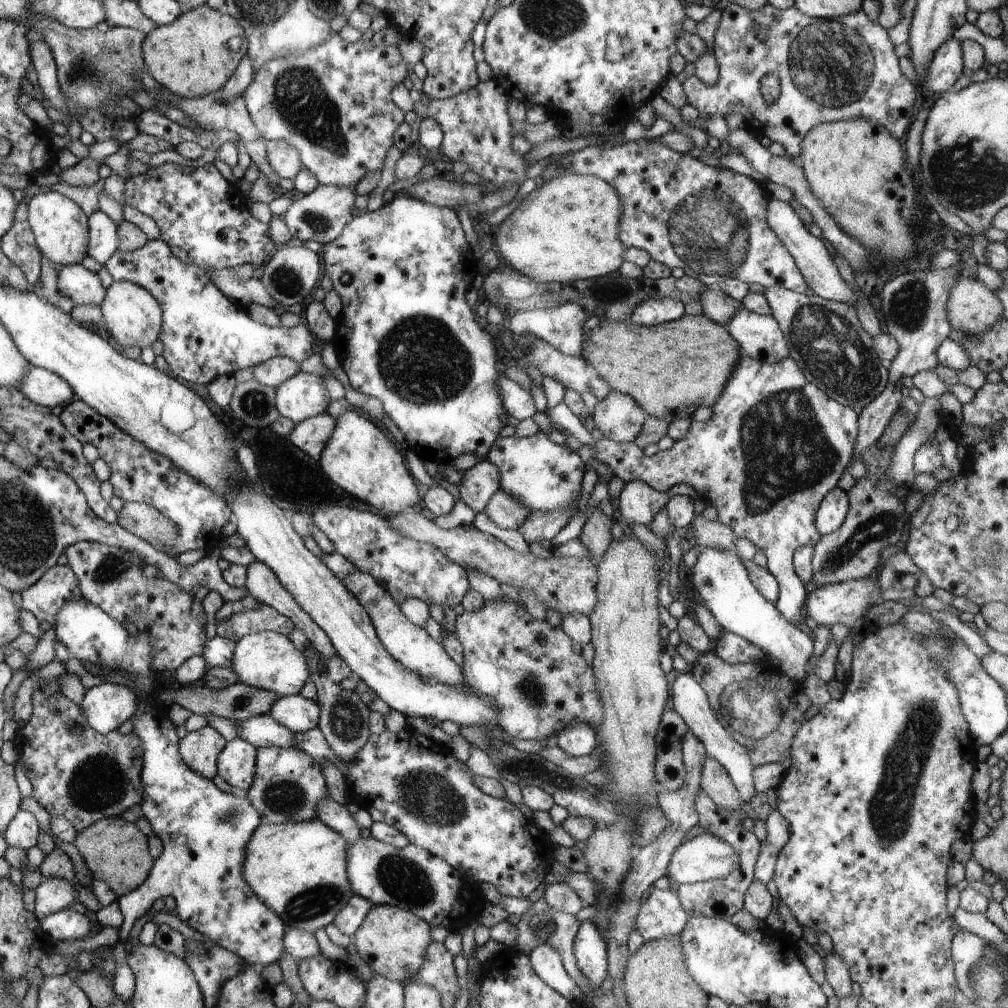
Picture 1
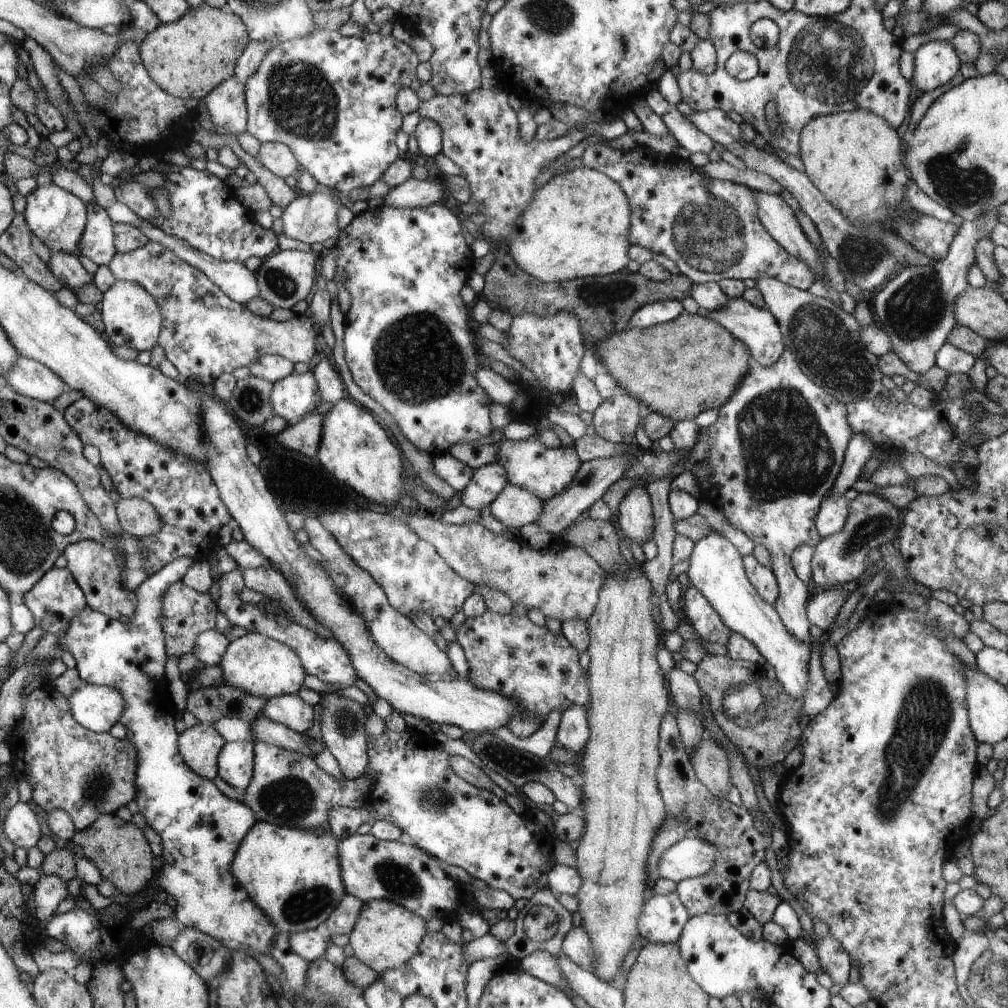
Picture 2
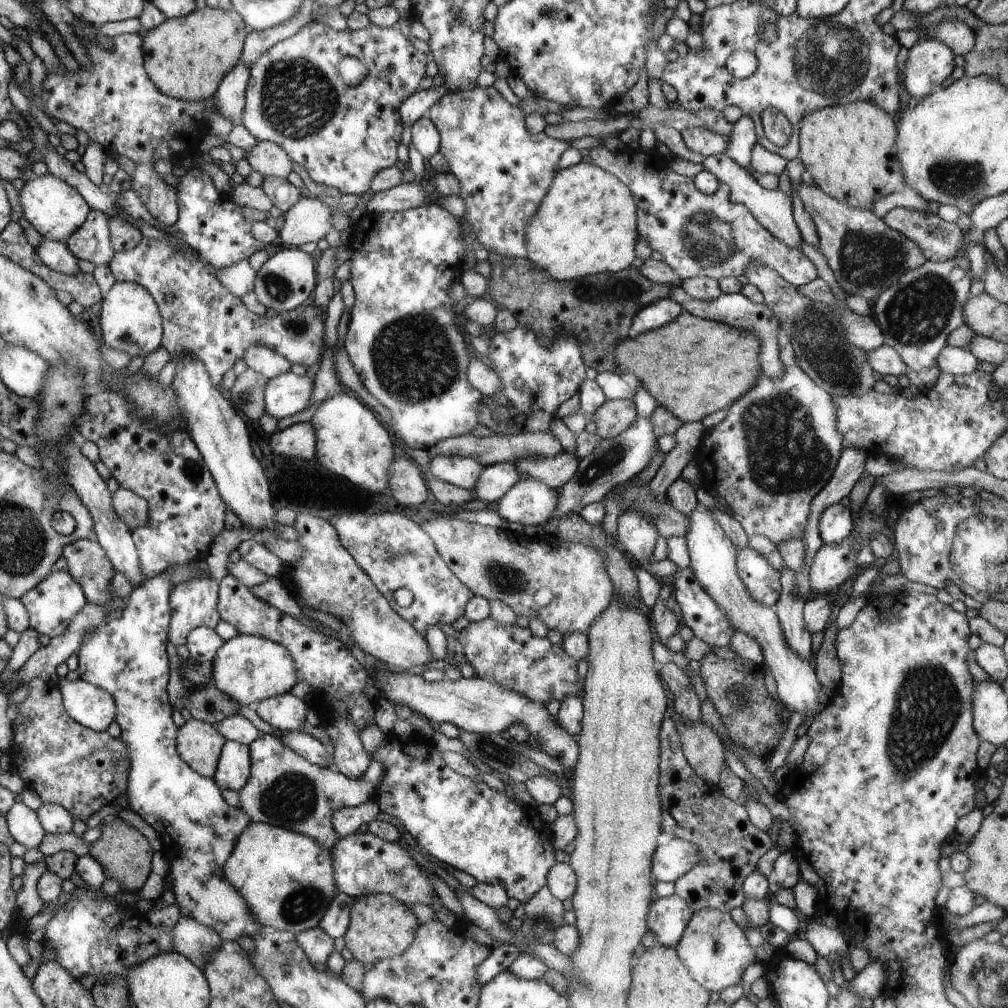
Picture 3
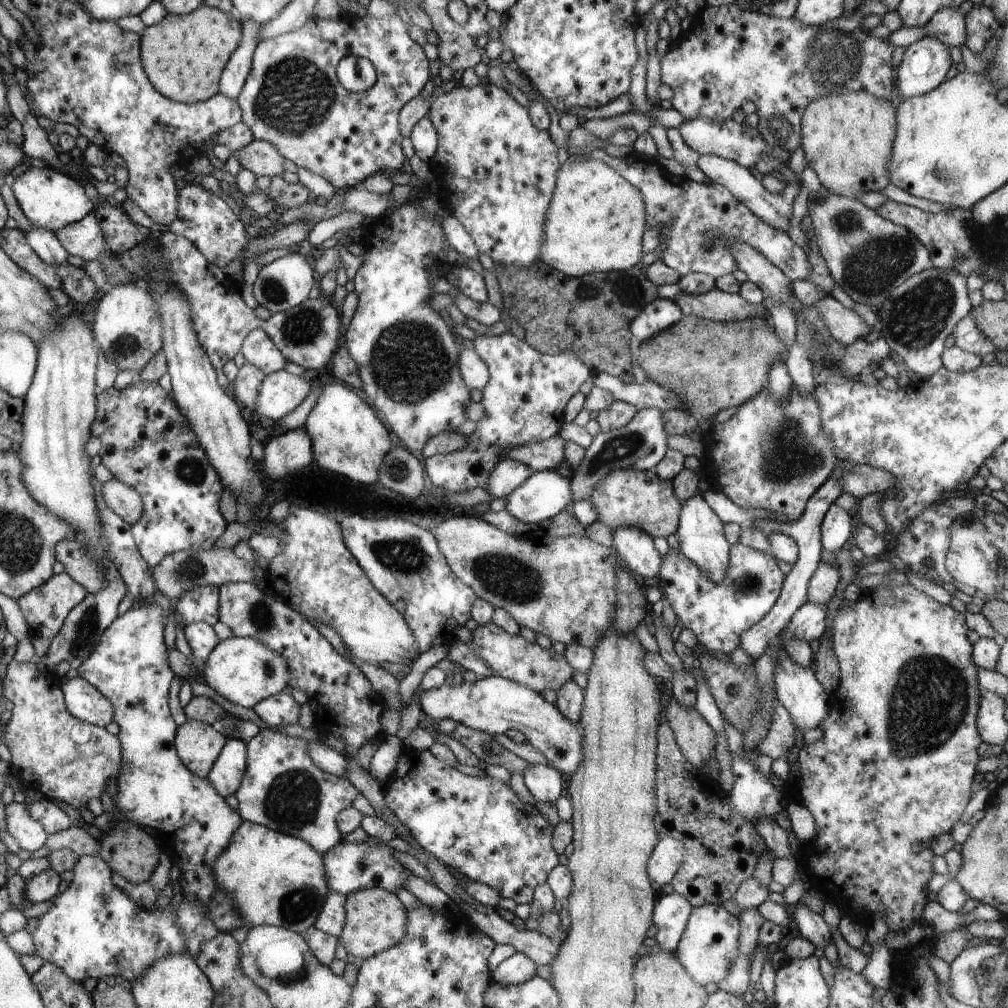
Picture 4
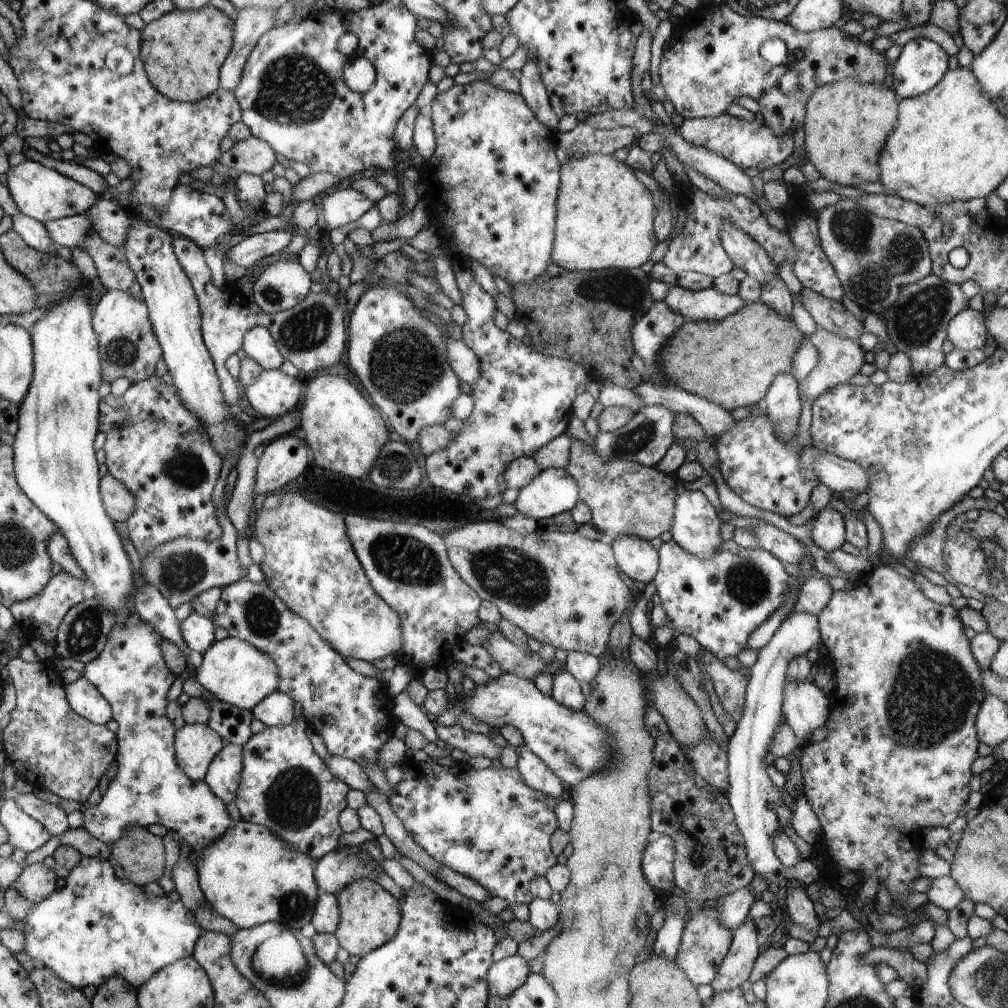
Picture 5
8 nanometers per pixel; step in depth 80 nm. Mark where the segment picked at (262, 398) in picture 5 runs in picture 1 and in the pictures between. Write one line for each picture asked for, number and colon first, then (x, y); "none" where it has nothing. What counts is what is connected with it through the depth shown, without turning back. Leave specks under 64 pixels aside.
1: (305, 395)
2: (296, 395)
3: (285, 395)
4: (280, 393)

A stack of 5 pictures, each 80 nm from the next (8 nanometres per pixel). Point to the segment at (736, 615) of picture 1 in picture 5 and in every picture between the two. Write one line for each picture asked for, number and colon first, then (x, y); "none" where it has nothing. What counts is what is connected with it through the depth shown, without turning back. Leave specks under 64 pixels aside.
2: (716, 569)
3: (712, 555)
4: (702, 539)
5: (696, 527)

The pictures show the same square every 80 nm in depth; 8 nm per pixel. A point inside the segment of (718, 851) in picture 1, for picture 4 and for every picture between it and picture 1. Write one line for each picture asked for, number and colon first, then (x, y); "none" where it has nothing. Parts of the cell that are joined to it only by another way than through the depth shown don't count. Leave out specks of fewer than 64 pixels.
2: (690, 857)
3: (671, 861)
4: (669, 855)

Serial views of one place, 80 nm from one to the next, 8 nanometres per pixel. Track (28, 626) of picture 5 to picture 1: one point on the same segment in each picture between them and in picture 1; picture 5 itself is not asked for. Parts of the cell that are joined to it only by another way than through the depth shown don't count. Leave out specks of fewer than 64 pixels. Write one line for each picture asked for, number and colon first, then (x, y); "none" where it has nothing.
1: (59, 584)
2: (55, 599)
3: (51, 605)
4: (45, 608)

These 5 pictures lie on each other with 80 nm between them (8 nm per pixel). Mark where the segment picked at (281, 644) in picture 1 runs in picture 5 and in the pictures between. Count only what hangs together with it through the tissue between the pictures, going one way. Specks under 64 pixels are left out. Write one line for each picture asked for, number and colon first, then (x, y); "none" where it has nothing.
2: (262, 667)
3: (248, 668)
4: (244, 671)
5: (238, 674)

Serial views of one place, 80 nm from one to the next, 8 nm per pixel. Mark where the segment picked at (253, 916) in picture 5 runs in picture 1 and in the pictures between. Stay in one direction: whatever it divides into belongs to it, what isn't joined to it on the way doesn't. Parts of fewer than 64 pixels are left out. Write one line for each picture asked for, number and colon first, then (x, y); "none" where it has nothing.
1: (299, 869)
2: (294, 876)
3: (287, 879)
4: (278, 880)

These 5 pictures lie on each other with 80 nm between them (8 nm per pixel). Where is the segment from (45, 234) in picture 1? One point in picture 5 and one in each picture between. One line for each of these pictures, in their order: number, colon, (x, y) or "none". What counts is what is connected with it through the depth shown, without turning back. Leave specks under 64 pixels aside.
2: (56, 216)
3: (56, 210)
4: (48, 198)
5: (41, 193)

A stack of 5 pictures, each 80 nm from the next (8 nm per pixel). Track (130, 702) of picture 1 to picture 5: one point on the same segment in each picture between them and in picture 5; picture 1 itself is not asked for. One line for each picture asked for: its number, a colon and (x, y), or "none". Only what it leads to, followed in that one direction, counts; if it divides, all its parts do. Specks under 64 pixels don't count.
2: (96, 707)
3: (93, 707)
4: (84, 701)
5: (84, 697)

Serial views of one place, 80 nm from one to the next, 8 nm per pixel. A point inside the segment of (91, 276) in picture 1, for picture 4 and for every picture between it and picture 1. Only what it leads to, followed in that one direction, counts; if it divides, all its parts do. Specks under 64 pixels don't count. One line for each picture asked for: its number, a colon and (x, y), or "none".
2: (66, 266)
3: (56, 255)
4: (45, 243)

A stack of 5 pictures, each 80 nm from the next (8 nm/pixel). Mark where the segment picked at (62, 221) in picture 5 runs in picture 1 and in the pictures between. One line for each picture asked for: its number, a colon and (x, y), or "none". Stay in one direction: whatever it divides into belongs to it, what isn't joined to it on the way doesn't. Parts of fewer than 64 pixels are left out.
1: (104, 239)
2: (99, 242)
3: (92, 242)
4: (86, 238)

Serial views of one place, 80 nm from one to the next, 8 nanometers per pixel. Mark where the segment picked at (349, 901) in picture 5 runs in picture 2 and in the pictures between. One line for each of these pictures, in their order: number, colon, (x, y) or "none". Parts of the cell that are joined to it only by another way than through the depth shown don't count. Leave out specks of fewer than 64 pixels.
2: (387, 936)
3: (381, 927)
4: (376, 920)

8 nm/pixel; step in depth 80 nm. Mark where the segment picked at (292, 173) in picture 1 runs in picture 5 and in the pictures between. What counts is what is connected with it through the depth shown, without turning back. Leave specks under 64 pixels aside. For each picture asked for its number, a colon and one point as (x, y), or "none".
2: (277, 158)
3: (267, 158)
4: (262, 159)
5: (254, 156)

